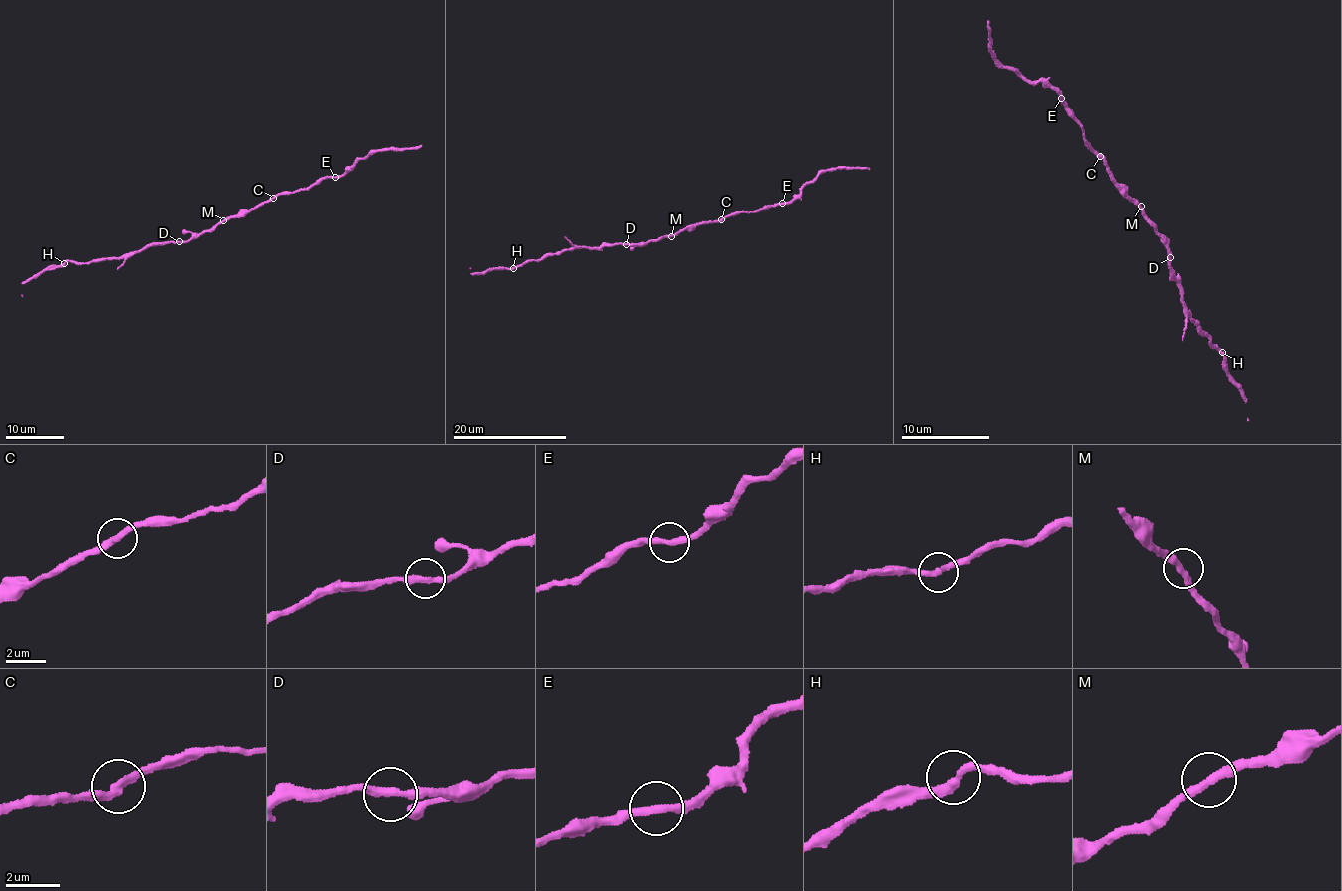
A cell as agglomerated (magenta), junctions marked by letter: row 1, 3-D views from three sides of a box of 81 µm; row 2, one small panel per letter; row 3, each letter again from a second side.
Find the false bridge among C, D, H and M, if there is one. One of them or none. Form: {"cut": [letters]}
{"cut": []}

